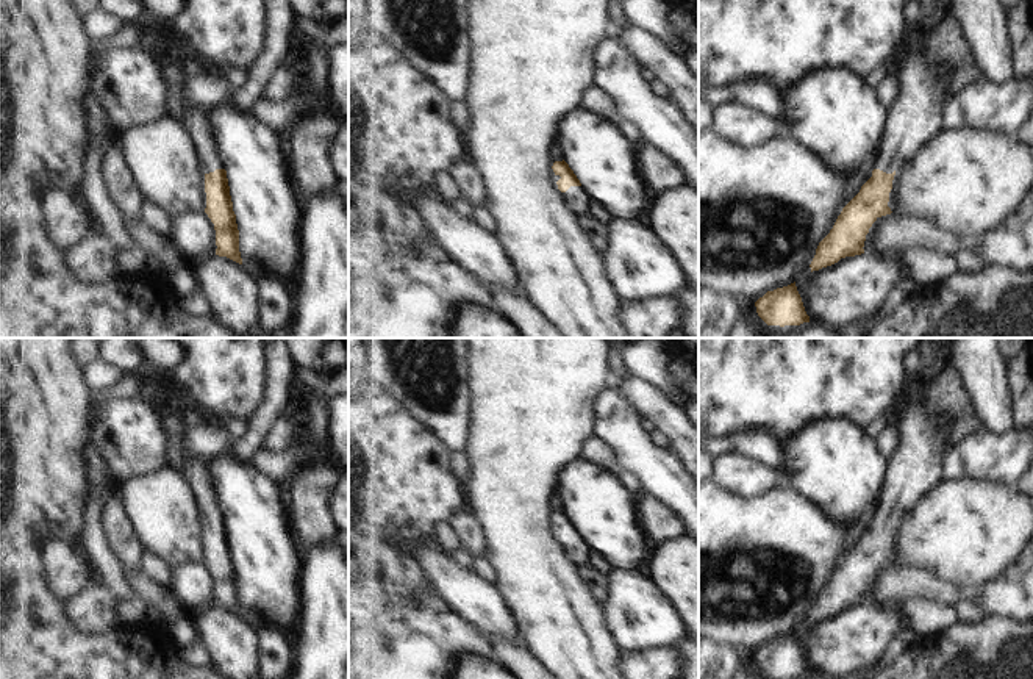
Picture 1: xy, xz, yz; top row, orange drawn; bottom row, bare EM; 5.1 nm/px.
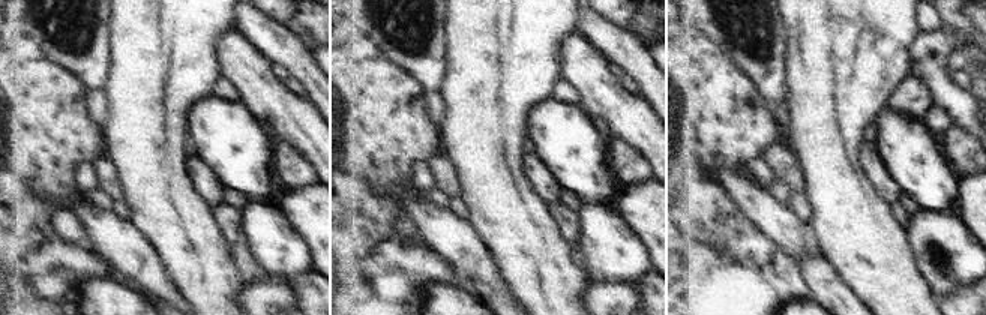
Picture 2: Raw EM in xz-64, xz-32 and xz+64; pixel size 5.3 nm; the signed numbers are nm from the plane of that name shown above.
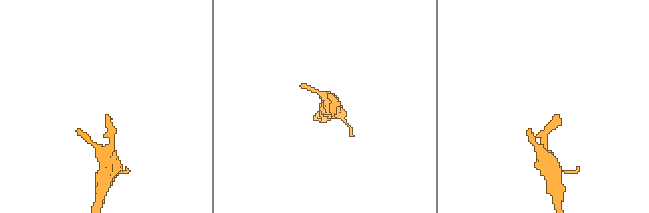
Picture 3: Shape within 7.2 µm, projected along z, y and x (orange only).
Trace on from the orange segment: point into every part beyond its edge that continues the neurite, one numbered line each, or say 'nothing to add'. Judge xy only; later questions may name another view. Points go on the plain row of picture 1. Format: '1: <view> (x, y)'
1: xy (197, 470)

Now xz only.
1: xz (579, 548)

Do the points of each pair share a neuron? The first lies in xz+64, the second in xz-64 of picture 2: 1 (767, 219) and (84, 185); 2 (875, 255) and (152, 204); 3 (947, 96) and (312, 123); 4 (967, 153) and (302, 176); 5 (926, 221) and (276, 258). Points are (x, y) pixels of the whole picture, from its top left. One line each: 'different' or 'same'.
1: different
2: same
3: same
4: same
5: same

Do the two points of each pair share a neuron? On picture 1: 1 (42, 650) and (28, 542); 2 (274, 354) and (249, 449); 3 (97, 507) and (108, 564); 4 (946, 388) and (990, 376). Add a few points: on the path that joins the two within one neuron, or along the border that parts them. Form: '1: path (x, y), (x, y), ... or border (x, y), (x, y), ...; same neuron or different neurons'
1: border (41, 549), (16, 551); different neurons
2: path (275, 377), (274, 404), (257, 426); same neuron
3: path (94, 521), (94, 543), (97, 549); same neuron
4: border (950, 365), (968, 393), (977, 418); different neurons

